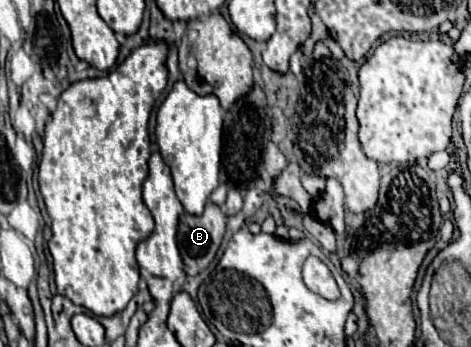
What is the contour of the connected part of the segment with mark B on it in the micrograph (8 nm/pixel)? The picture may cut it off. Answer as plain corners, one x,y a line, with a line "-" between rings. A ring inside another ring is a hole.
208,202
202,216
184,212
178,222
178,250
188,276
206,270
214,260
226,228
226,214
220,206

